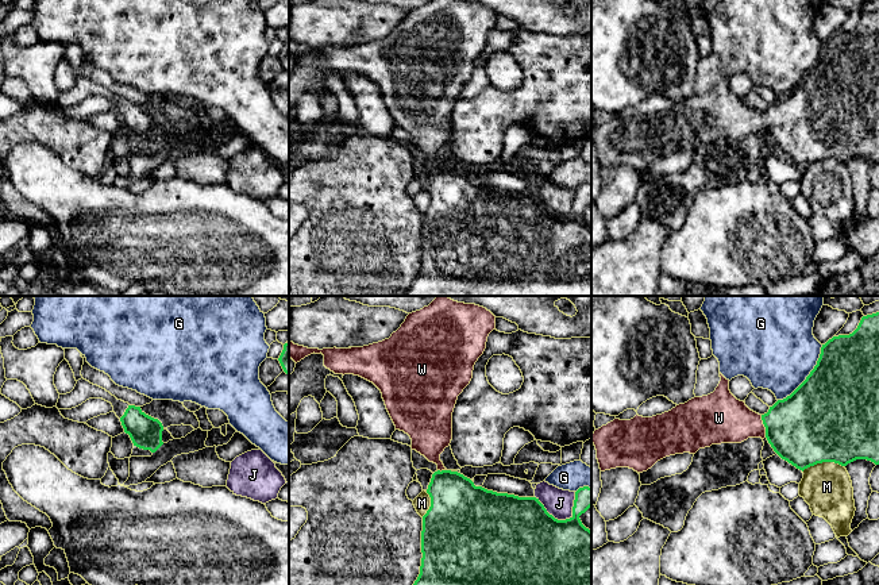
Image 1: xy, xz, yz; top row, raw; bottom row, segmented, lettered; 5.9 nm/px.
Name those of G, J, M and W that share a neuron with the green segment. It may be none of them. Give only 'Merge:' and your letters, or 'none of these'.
Merge: W

